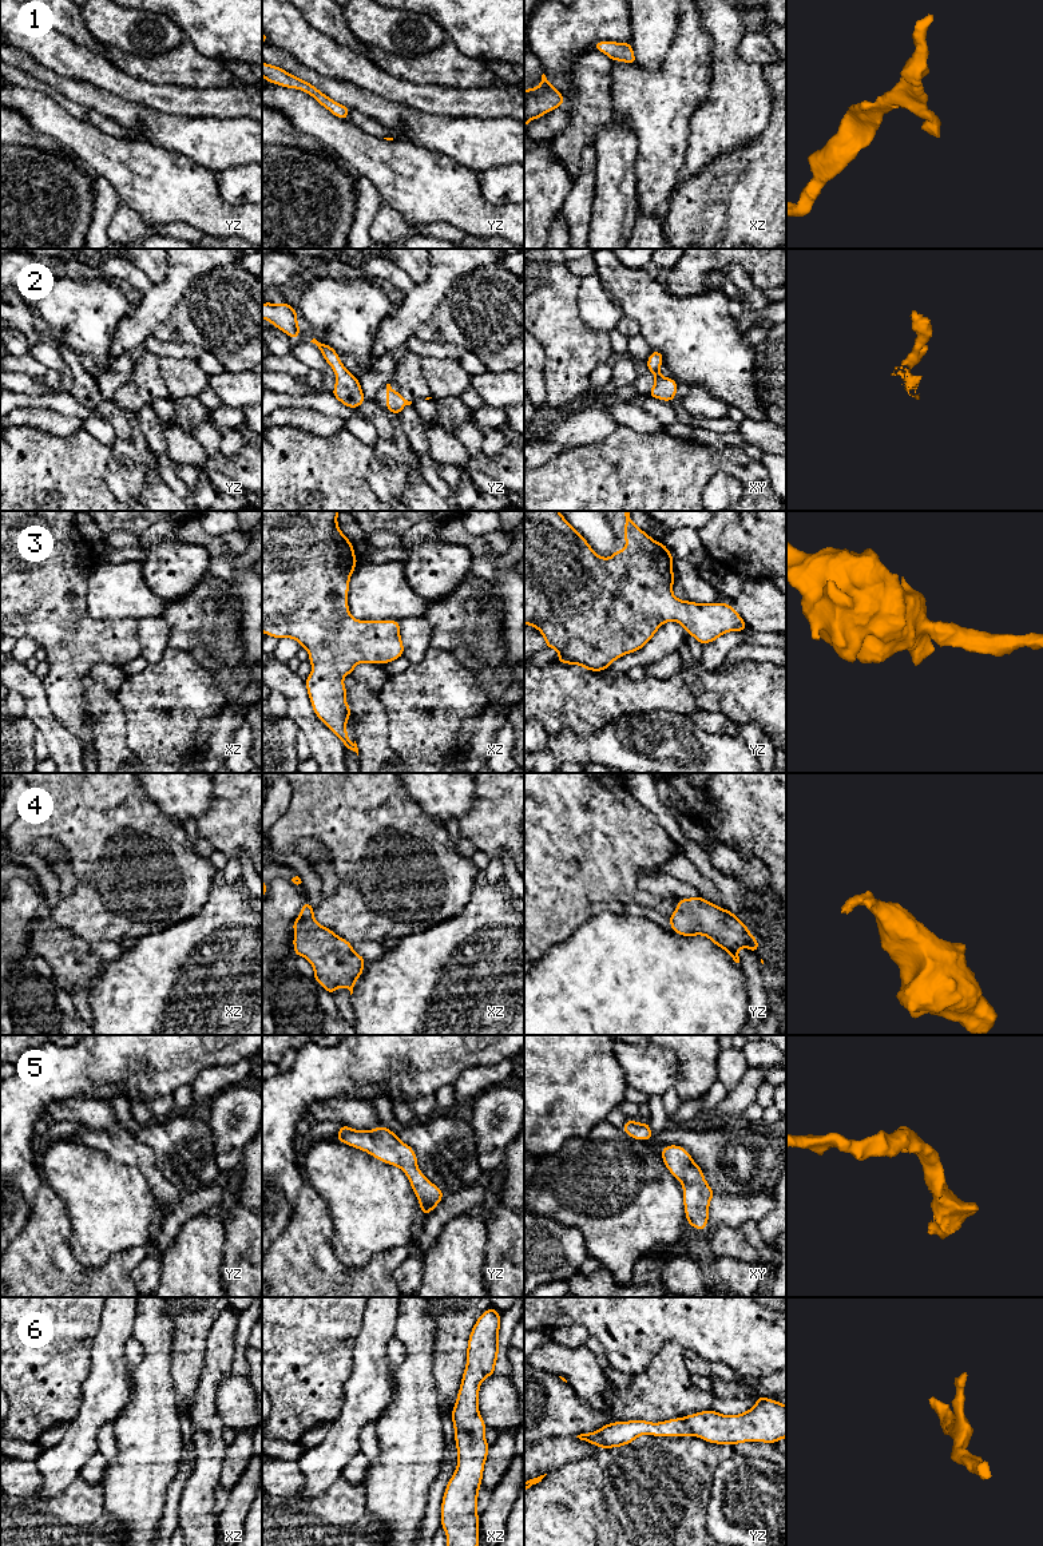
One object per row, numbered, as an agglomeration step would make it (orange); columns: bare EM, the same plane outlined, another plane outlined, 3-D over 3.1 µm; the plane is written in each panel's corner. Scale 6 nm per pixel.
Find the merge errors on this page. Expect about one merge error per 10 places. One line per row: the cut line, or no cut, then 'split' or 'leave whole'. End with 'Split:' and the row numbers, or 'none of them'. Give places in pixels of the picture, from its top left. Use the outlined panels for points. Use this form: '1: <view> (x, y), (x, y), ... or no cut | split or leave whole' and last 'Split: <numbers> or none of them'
1: no cut | leave whole
2: no cut | leave whole
3: no cut | leave whole
4: no cut | leave whole
5: no cut | leave whole
6: no cut | leave whole
Split: none of them

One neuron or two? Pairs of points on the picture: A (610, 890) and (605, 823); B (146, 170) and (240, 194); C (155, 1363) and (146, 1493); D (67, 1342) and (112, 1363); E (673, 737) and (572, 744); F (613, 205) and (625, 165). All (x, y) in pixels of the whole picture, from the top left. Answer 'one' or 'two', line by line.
A: one
B: two
C: one
D: two
E: one
F: one

